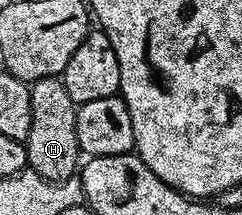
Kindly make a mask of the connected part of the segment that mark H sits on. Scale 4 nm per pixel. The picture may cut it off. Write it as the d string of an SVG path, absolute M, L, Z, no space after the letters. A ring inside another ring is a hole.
M49 76L30 84L32 102L32 130L24 142L29 171L40 174L40 178L55 182L69 181L69 176L79 171L80 153L76 142L76 114L78 109L68 98L61 79Z

